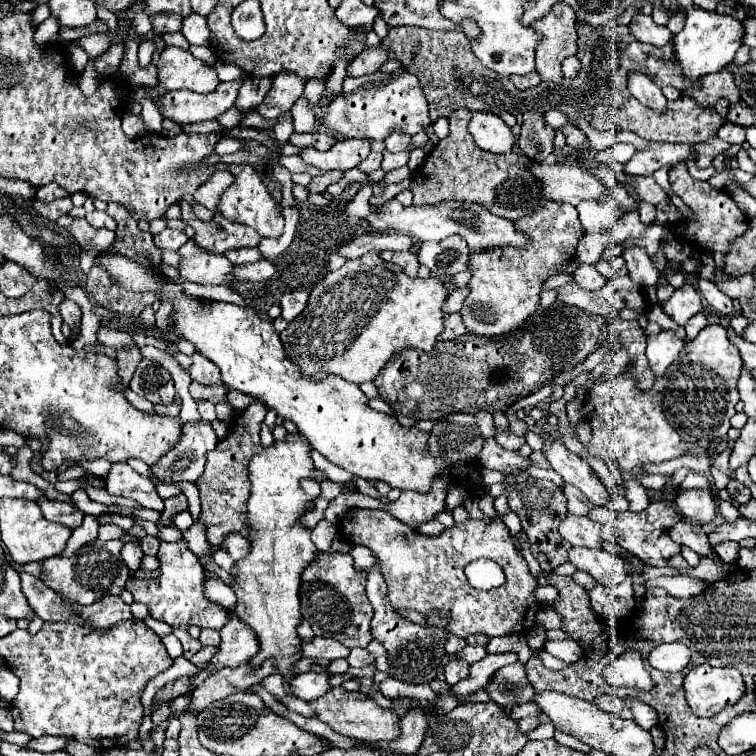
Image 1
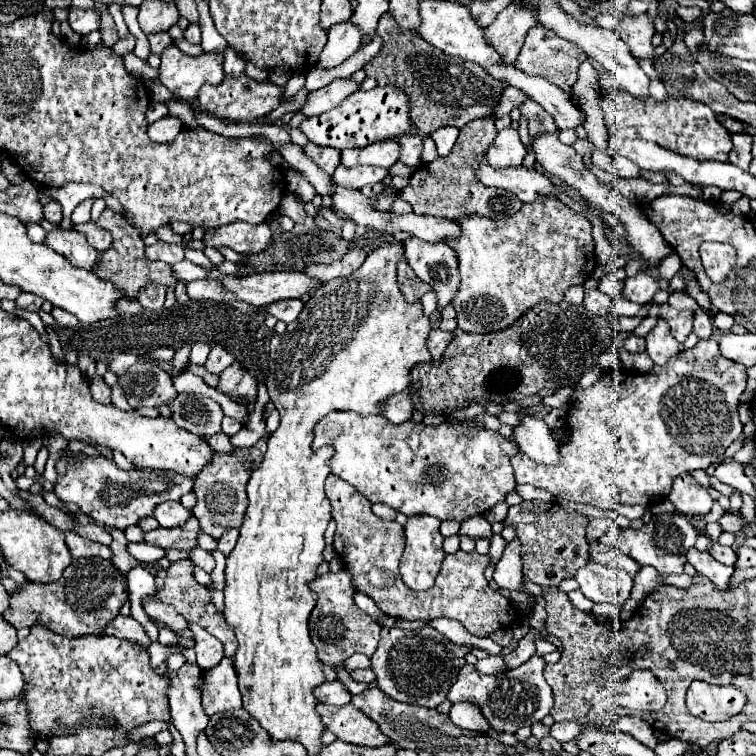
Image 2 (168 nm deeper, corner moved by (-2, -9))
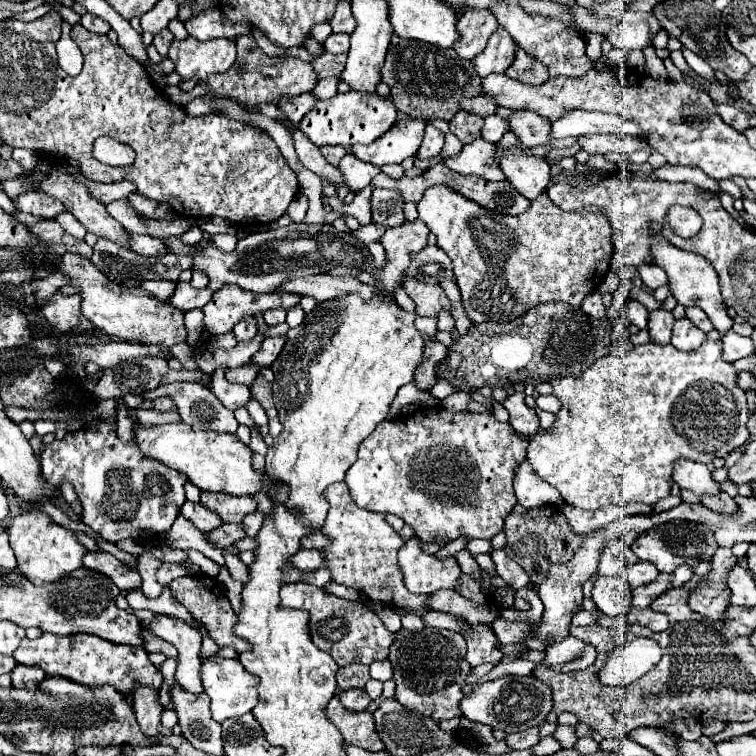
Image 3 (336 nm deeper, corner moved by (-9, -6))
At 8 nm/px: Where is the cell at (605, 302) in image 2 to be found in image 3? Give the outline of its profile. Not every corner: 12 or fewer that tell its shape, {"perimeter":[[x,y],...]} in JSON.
{"perimeter":[[597,291],[581,307],[593,319],[605,319],[605,305]]}

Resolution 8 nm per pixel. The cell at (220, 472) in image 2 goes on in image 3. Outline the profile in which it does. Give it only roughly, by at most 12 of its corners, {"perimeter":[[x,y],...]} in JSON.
{"perimeter":[[201,493],[201,503],[225,523],[241,523],[257,509],[253,497]]}

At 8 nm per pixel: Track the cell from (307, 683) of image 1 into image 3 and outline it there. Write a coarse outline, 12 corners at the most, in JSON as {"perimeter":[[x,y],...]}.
{"perimeter":[[365,689],[339,693],[349,711],[365,711],[371,703]]}

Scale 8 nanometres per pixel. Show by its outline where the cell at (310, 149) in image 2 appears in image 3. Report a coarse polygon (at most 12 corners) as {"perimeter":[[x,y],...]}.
{"perimeter":[[321,147],[323,157],[331,165],[347,153],[343,147]]}

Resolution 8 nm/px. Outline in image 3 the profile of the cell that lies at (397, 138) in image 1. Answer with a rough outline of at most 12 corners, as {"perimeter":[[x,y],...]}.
{"perimeter":[[427,123],[425,139],[417,151],[421,159],[443,149],[443,133]]}

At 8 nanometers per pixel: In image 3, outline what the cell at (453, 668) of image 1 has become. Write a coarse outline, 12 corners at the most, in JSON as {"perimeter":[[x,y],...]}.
{"perimeter":[[501,677],[461,701],[463,717],[505,733],[553,709],[535,677]]}

